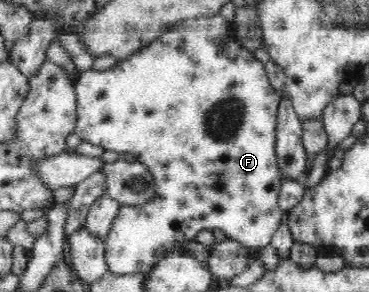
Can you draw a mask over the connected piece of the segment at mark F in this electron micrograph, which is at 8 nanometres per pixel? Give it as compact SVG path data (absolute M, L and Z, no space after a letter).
M200 16L199 20L197 20L199 24L193 24L191 28L185 28L181 22L179 22L179 26L177 28L172 27L171 30L162 31L159 33L158 37L151 42L150 45L147 45L139 52L133 54L130 58L119 62L117 65L113 65L111 68L107 70L95 70L91 67L88 70L81 71L78 76L78 81L76 82L76 99L77 101L77 121L76 126L74 128L74 133L79 134L81 136L81 140L85 140L85 142L91 142L91 144L97 144L97 146L103 146L105 151L115 151L115 152L131 152L133 156L135 156L135 160L139 160L142 164L145 164L151 175L153 176L153 181L155 181L155 185L157 186L156 196L150 201L147 202L146 205L129 205L129 208L121 208L118 218L116 218L113 222L113 226L111 226L111 230L109 230L109 234L105 237L105 254L106 254L106 262L108 265L108 271L112 274L117 274L118 276L123 276L123 274L148 274L150 270L158 265L159 262L165 258L165 252L167 250L171 250L173 246L175 246L175 240L177 238L183 238L183 240L191 240L191 238L197 238L197 234L201 232L201 230L223 230L229 238L233 241L240 242L244 244L249 249L263 248L267 246L271 242L273 238L274 232L277 230L279 223L282 221L283 211L279 208L279 194L280 187L282 186L282 175L279 171L278 166L278 152L277 152L277 136L276 136L276 128L278 122L278 108L280 100L282 99L281 92L275 90L272 84L270 83L270 79L267 76L264 62L261 62L251 51L243 48L240 44L235 42L235 38L233 38L233 34L231 34L231 30L229 30L229 24L227 24L227 20L225 18L221 18L221 16L215 16L215 18L211 18L210 16Z

